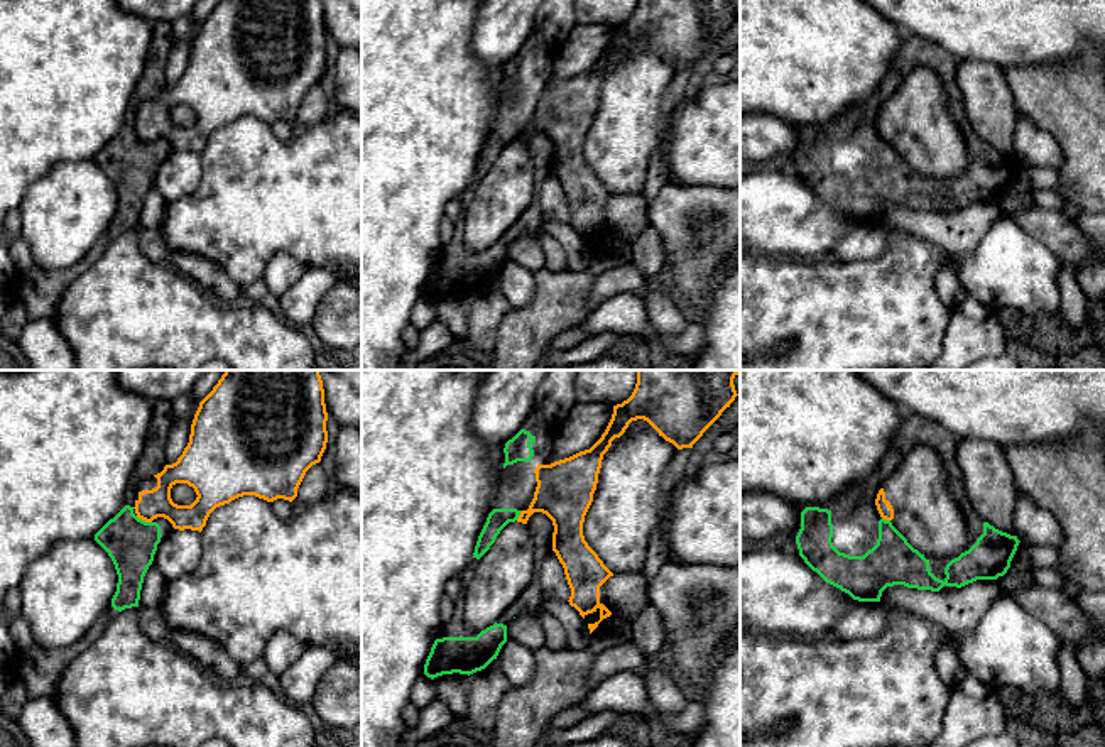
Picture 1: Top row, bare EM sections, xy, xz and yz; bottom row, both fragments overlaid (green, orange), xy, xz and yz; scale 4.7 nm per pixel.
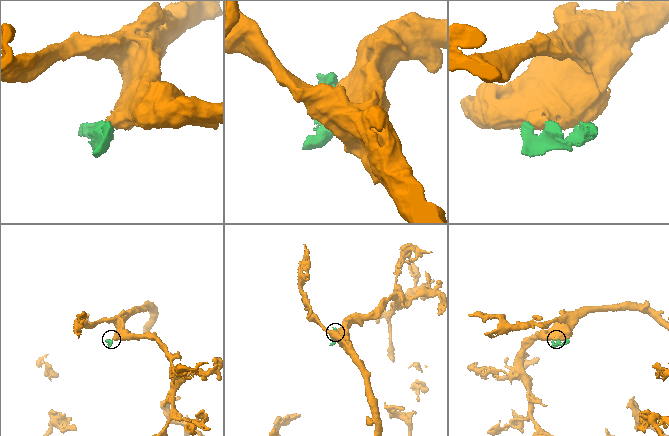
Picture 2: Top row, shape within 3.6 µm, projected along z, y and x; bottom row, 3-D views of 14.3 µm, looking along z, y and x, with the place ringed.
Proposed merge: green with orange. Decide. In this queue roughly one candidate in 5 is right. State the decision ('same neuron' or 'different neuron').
different neuron

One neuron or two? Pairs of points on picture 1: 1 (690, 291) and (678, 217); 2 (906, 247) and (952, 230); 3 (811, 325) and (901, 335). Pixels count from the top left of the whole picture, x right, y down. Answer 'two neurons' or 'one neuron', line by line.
1: one neuron
2: two neurons
3: one neuron

